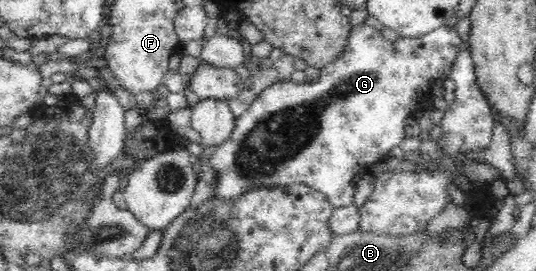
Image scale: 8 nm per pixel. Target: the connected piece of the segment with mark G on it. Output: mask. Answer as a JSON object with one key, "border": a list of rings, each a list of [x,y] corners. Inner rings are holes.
{"border":[[[365,23],[353,27],[341,54],[338,54],[328,65],[320,68],[320,79],[317,83],[295,84],[292,80],[287,82],[278,81],[275,86],[261,93],[261,96],[253,102],[251,108],[237,120],[232,138],[227,143],[217,146],[210,159],[211,167],[218,172],[217,192],[215,192],[218,194],[215,194],[215,196],[233,198],[241,194],[242,190],[249,190],[249,187],[253,186],[261,186],[262,183],[277,186],[283,183],[305,182],[308,186],[323,192],[336,208],[352,204],[355,198],[355,190],[352,186],[354,176],[363,176],[371,172],[370,169],[375,167],[380,159],[386,158],[392,148],[399,147],[402,140],[407,138],[405,120],[422,108],[426,104],[426,100],[431,99],[438,92],[441,82],[452,79],[453,68],[455,68],[461,50],[464,49],[463,43],[463,38],[457,33],[455,24],[451,24],[451,26],[442,24],[419,38],[399,35],[396,40],[387,40],[381,35],[381,30],[376,30]]]}

